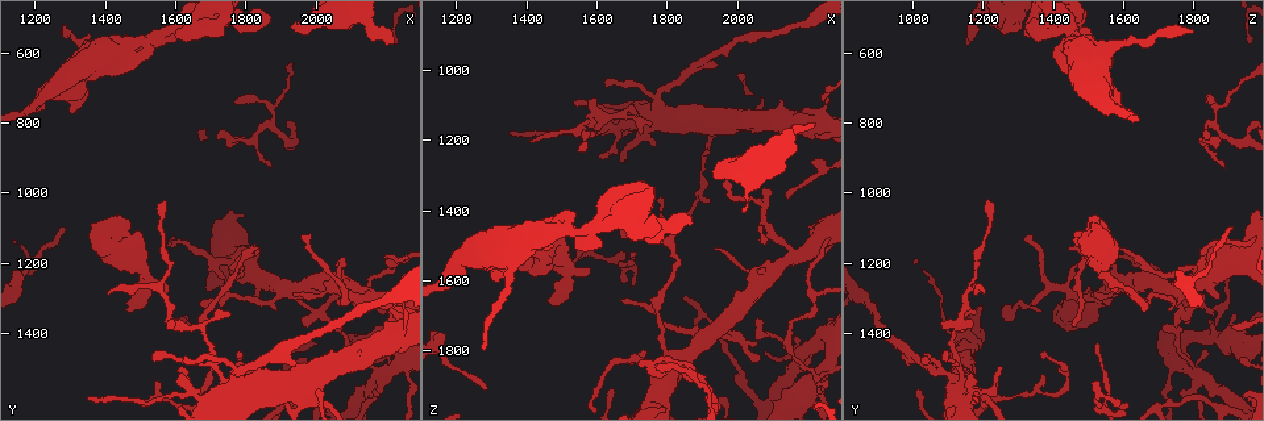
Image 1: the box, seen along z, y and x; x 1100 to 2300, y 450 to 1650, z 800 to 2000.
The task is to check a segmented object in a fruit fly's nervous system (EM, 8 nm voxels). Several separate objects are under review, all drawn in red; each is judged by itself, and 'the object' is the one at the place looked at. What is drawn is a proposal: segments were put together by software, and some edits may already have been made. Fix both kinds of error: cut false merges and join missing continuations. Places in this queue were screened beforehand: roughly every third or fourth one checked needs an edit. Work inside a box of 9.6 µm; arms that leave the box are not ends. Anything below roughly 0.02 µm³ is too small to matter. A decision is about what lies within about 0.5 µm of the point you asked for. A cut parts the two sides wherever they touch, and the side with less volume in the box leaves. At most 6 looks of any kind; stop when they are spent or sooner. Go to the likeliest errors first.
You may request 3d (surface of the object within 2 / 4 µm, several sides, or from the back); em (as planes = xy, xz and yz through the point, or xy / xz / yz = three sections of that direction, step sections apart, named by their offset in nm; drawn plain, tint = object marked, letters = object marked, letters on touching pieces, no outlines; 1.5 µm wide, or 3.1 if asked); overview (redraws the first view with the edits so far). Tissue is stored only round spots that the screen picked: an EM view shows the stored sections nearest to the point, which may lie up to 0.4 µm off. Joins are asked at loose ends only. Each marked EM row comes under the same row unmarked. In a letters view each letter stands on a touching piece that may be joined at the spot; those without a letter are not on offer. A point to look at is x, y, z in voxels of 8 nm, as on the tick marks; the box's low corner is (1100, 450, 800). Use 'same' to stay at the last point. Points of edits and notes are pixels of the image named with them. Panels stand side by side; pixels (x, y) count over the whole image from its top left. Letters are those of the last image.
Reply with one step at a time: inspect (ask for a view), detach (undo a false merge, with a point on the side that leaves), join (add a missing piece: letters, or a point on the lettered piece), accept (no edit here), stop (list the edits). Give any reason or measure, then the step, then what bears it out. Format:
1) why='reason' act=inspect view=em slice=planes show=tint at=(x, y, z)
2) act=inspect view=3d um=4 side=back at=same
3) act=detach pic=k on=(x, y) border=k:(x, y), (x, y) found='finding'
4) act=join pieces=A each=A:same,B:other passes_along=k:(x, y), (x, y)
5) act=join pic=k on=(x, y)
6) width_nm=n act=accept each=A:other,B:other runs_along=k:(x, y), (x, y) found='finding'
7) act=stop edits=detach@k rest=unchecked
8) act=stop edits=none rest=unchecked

why='free end' act=inspect view=3d um=2 at=(1490, 630, 1400)

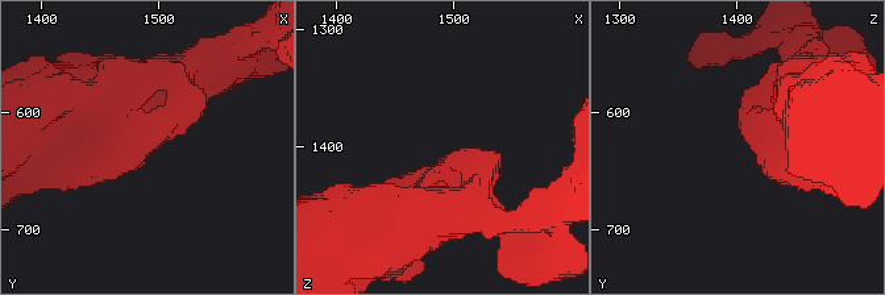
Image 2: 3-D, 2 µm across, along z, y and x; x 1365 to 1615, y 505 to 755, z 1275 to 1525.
act=inspect view=em slice=yz step=4 show=tint at=(1494, 626, 1410)

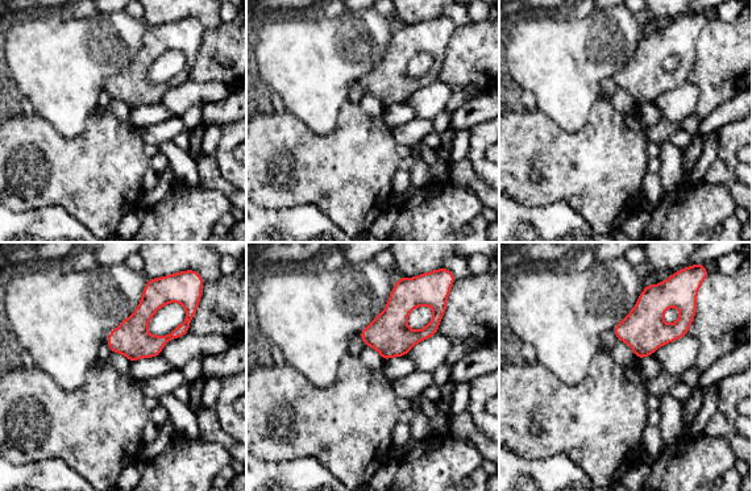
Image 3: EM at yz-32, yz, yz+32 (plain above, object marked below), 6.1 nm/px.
act=inspect view=em slice=planes show=letters at=same

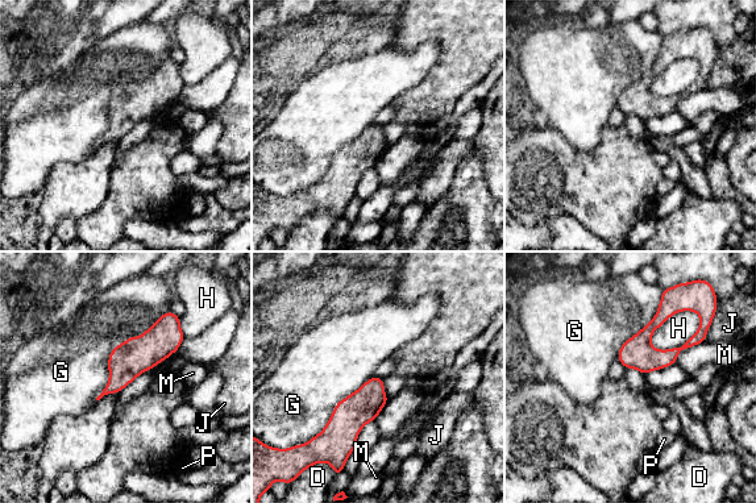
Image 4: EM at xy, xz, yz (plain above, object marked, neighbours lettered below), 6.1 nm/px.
act=accept each=D:other,G:other,H:other,J:other,M:other,P:other found='no lettered piece goes on from it'

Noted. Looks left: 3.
act=inspect view=em slice=yz step=4 show=tint at=(2210, 560, 1150)

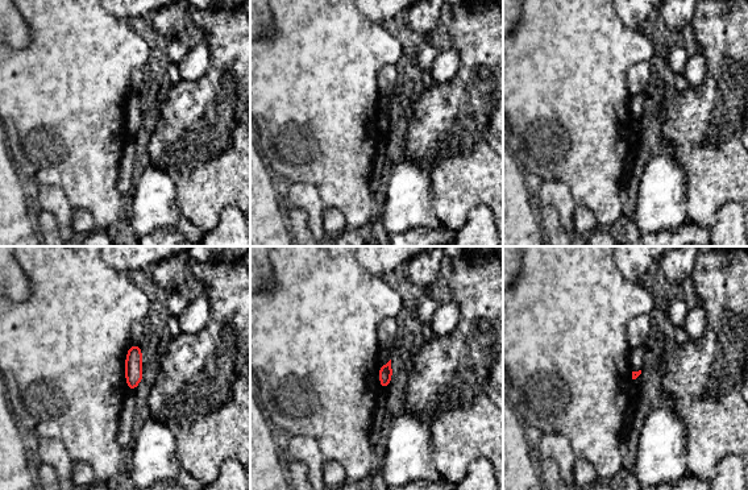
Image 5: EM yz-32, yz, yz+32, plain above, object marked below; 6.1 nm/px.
act=inspect view=em slice=planes show=letters at=same

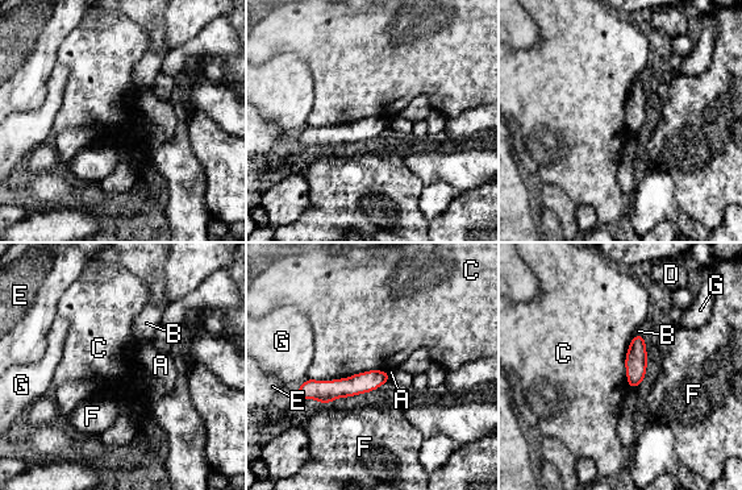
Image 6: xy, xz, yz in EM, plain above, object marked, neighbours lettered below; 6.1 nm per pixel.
act=accept each=A:other,B:other,C:other,D:other,E:other,F:other,G:other border=6:(388, 370), (307, 378) found='no lettered piece goes on from it'

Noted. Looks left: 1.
act=stop edits=none rest=unchecked

